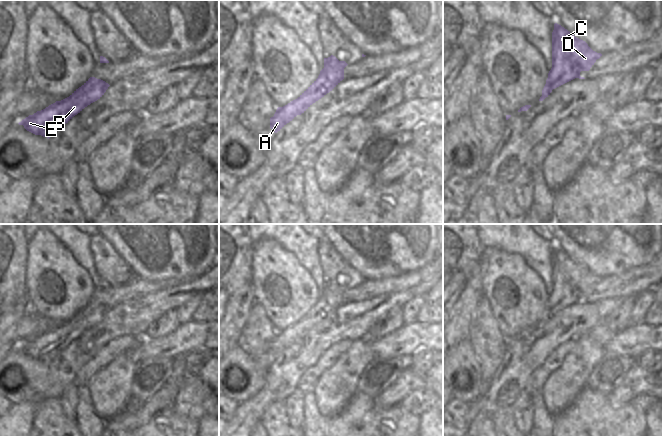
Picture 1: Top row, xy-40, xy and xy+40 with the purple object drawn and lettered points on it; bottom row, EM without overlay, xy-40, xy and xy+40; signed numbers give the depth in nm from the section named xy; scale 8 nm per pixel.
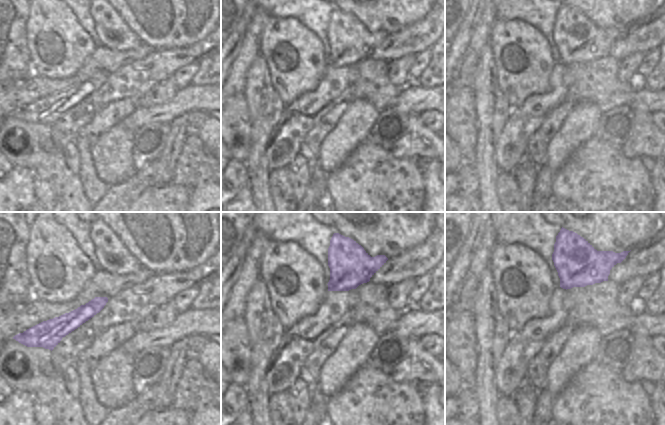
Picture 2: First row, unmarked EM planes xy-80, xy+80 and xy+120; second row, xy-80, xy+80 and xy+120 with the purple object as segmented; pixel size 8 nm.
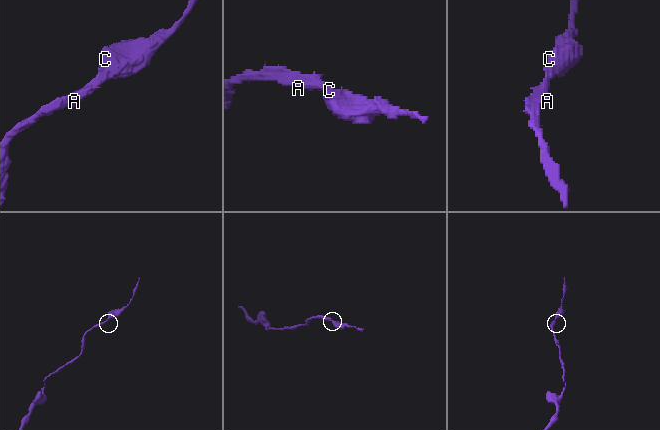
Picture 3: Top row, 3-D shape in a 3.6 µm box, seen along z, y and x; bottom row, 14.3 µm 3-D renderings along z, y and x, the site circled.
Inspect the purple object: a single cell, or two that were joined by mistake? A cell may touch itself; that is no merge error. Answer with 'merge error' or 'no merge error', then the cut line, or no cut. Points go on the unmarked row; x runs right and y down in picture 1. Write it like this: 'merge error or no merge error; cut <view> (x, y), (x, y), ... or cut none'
no merge error; cut none

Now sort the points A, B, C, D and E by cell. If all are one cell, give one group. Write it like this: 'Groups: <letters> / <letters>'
Groups: A B C D E.

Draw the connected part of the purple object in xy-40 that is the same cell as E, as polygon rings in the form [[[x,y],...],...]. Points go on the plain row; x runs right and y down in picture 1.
[[[90,301],[69,321],[29,339],[18,348],[35,359],[49,363],[85,331],[100,323],[109,310],[101,303]]]

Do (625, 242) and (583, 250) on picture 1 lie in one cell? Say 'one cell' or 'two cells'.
one cell

